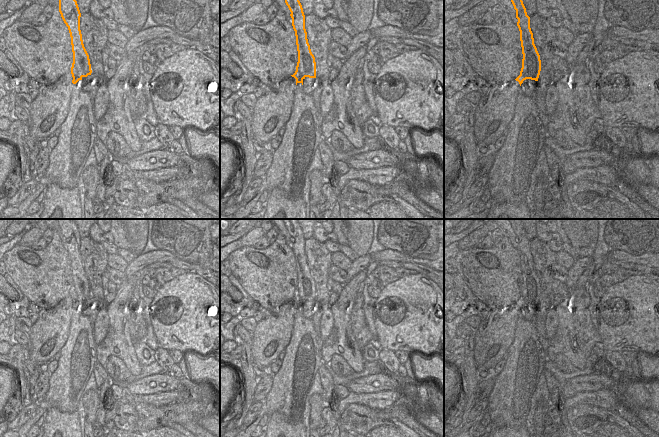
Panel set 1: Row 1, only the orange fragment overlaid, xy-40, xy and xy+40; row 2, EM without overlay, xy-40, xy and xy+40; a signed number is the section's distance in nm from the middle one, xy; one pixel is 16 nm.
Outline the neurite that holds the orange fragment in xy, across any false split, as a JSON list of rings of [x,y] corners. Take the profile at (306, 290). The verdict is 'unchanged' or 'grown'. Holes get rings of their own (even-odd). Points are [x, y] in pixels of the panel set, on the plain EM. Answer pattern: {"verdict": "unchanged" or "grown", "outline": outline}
{"verdict": "unchanged", "outline": [[[282,219],[288,230],[292,242],[292,250],[295,255],[296,269],[298,275],[298,286],[296,295],[292,301],[296,303],[296,309],[306,301],[316,302],[316,286],[311,276],[305,253],[305,239],[297,219]]]}

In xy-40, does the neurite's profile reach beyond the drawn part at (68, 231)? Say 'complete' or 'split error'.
complete

